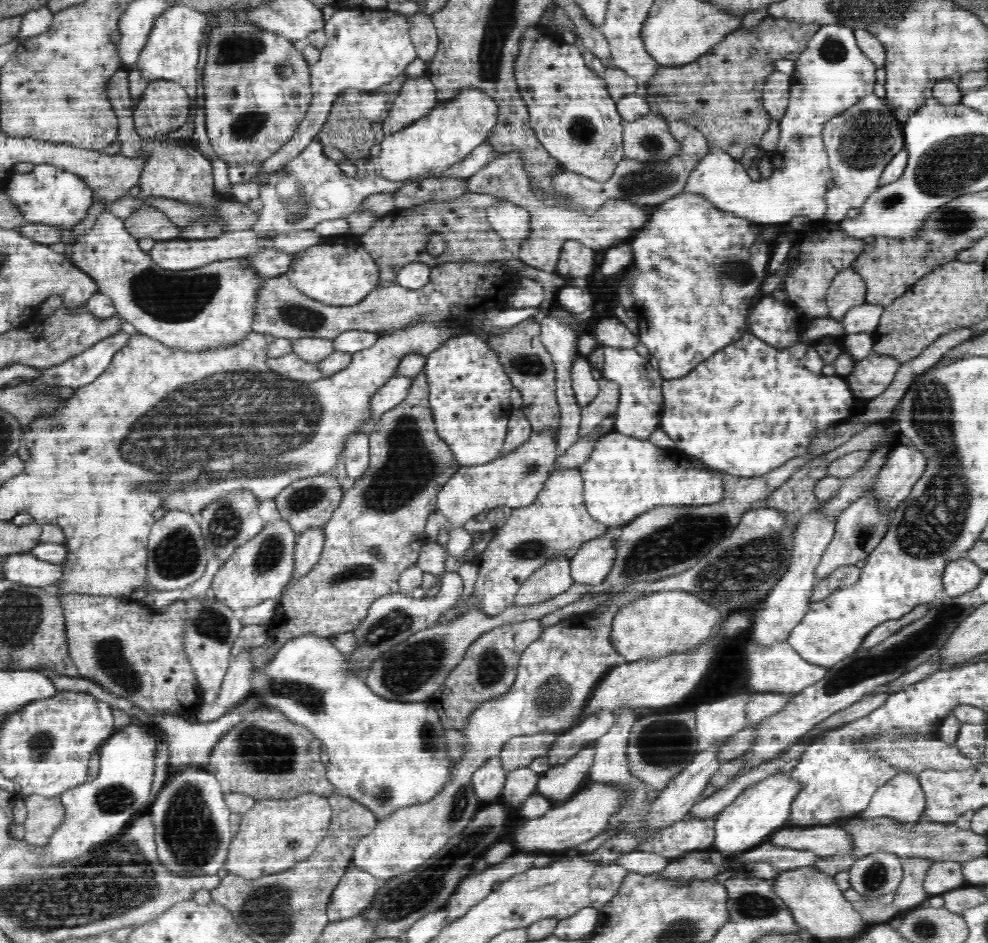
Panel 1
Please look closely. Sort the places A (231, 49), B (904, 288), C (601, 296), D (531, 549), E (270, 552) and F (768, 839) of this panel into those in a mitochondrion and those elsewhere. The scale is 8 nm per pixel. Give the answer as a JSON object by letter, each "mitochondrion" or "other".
{"A":"mitochondrion","B":"other","C":"other","D":"mitochondrion","E":"mitochondrion","F":"other"}

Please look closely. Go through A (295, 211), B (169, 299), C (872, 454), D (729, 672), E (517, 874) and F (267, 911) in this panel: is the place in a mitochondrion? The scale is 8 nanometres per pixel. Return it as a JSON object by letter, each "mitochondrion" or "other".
{"A":"mitochondrion","B":"mitochondrion","C":"other","D":"other","E":"other","F":"mitochondrion"}

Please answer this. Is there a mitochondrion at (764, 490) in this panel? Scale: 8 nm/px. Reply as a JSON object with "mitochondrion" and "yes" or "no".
{"mitochondrion":"no"}

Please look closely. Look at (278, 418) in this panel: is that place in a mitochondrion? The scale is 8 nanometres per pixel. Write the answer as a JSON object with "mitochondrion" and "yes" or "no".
{"mitochondrion":"yes"}

